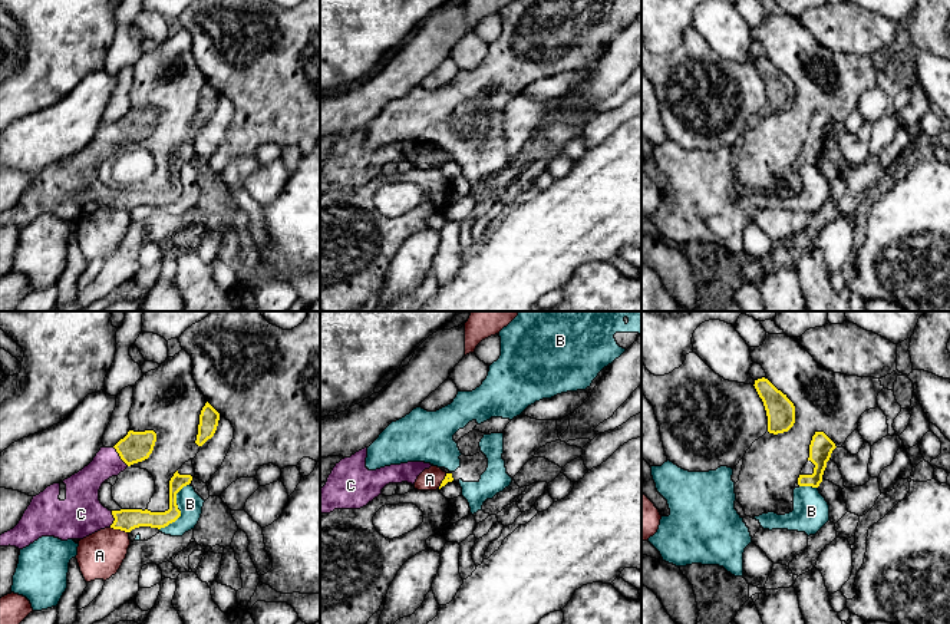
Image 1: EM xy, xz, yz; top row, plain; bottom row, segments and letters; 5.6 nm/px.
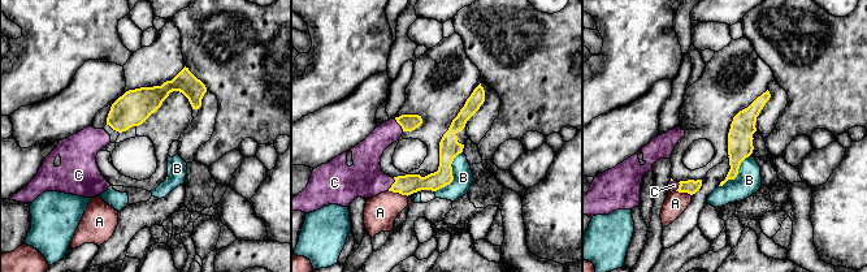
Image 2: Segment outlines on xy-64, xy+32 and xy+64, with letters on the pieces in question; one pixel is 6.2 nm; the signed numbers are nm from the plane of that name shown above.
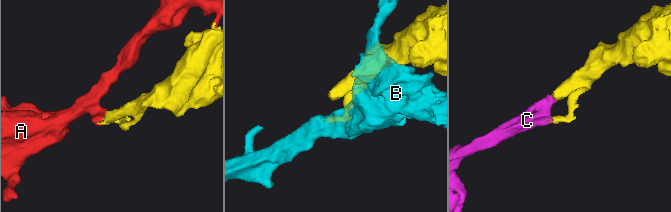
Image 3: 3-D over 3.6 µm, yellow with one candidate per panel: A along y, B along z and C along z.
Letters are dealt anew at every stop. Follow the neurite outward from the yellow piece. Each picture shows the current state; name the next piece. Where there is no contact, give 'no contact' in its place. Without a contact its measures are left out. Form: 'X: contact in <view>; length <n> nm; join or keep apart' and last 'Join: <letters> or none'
A: contact in xy; length 100 nm; keep apart
B: contact in xy; length 300 nm; keep apart
C: contact in xy; length 140 nm; join
Join: C

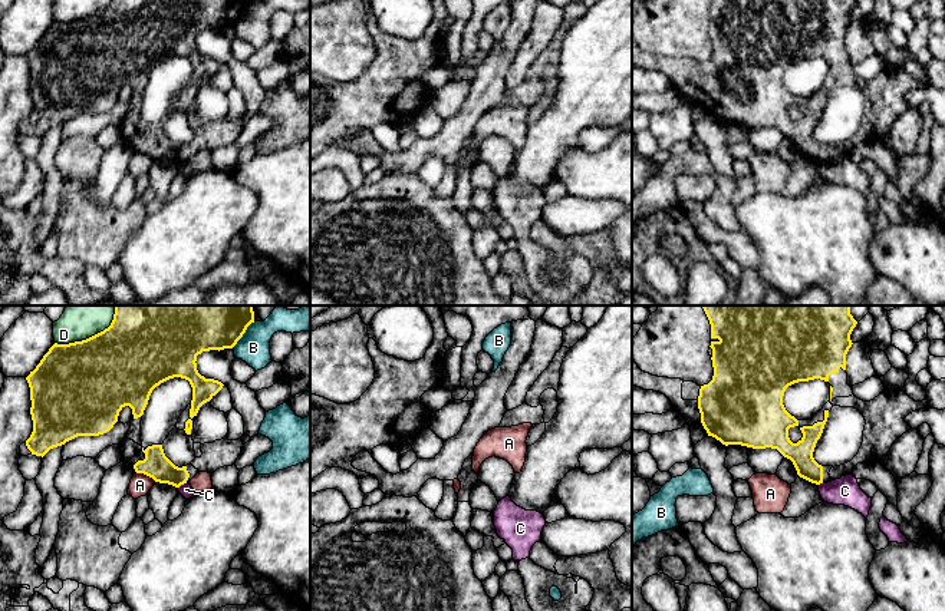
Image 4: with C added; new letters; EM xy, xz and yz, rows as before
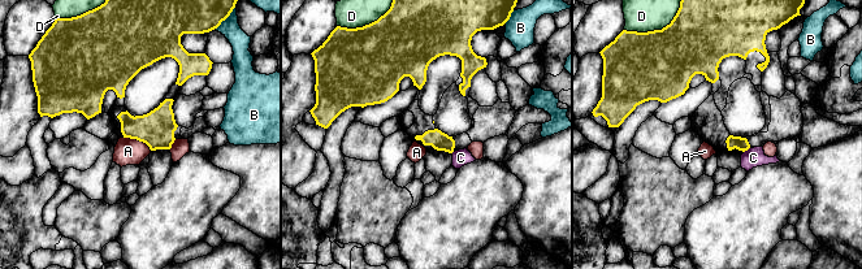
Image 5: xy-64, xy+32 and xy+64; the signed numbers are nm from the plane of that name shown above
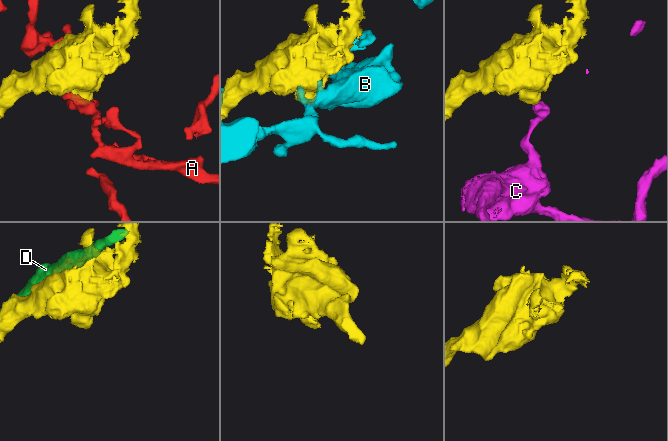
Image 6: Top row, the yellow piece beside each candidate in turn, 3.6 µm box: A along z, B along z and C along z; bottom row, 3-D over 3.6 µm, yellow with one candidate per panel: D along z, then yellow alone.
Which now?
A: contact in xy; length 130 nm; keep apart
B: contact in xy; length 200 nm; keep apart
C: contact in xy; length 60 nm; keep apart
D: contact in xy; length 340 nm; keep apart
Join: none

